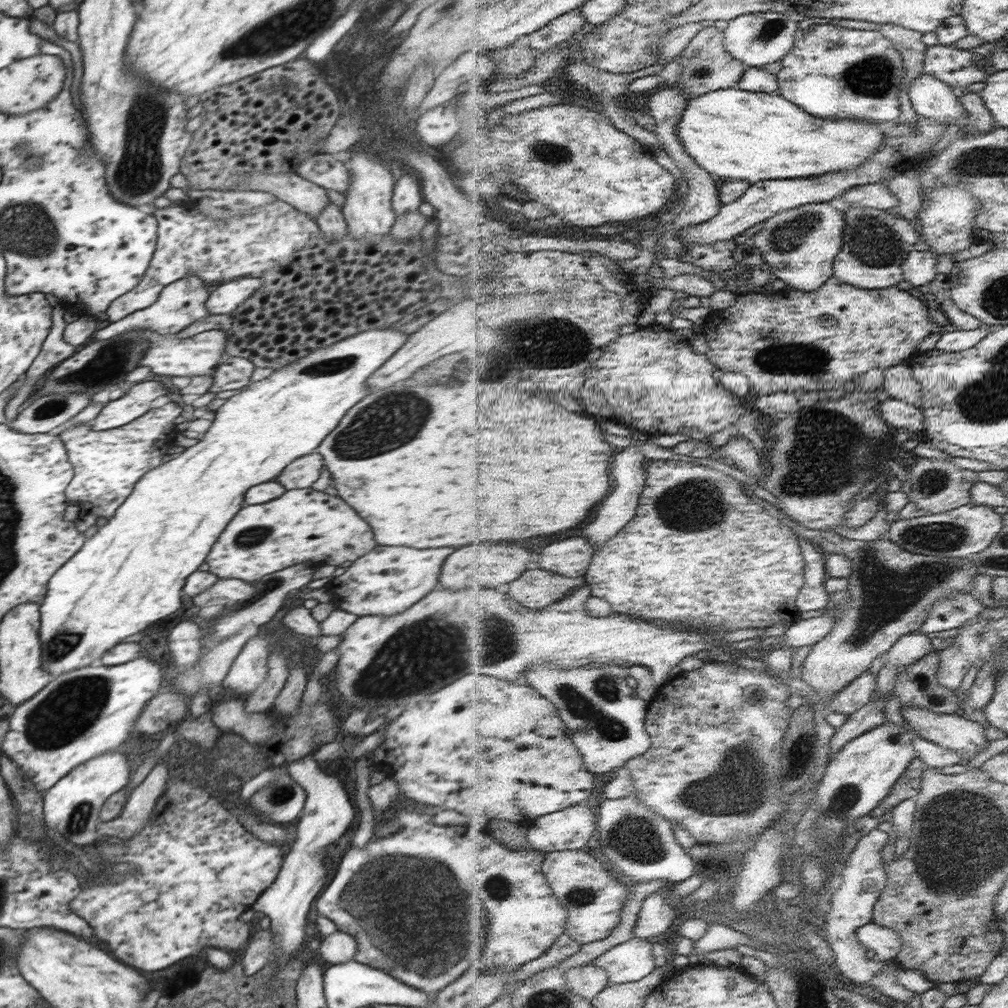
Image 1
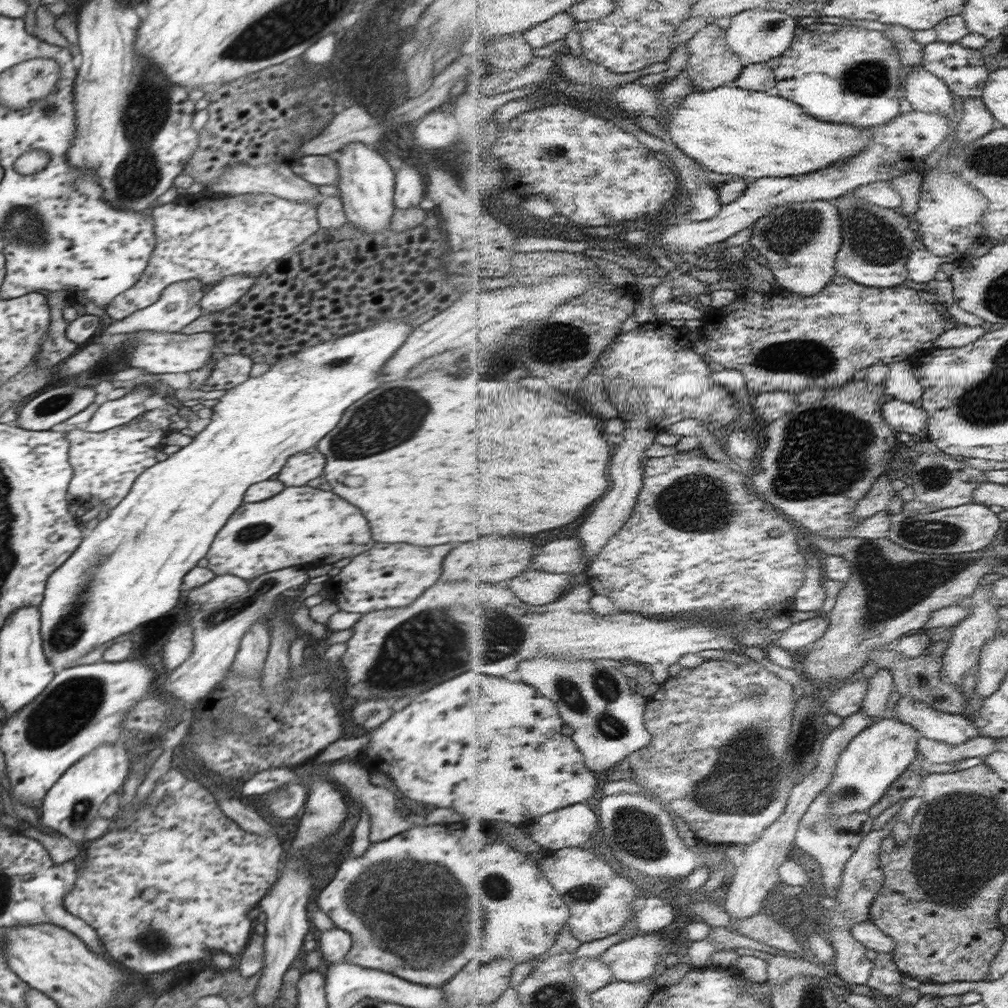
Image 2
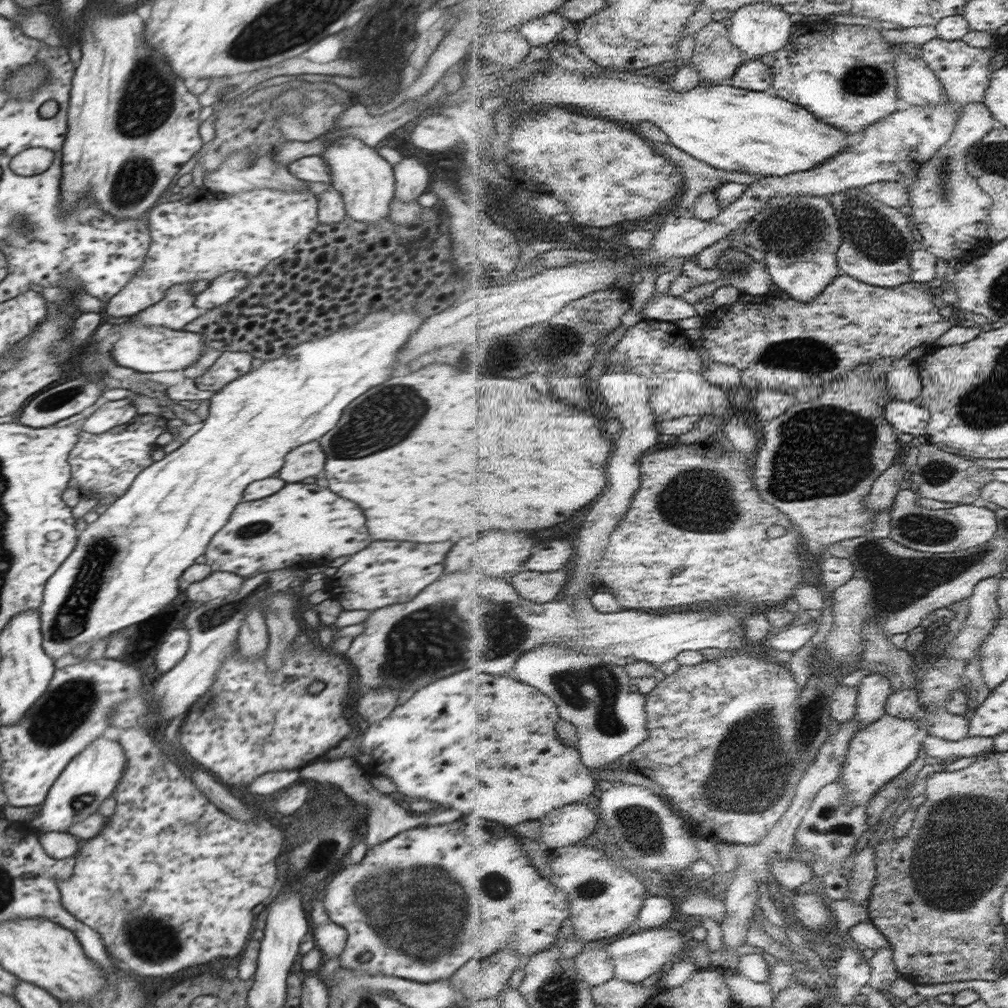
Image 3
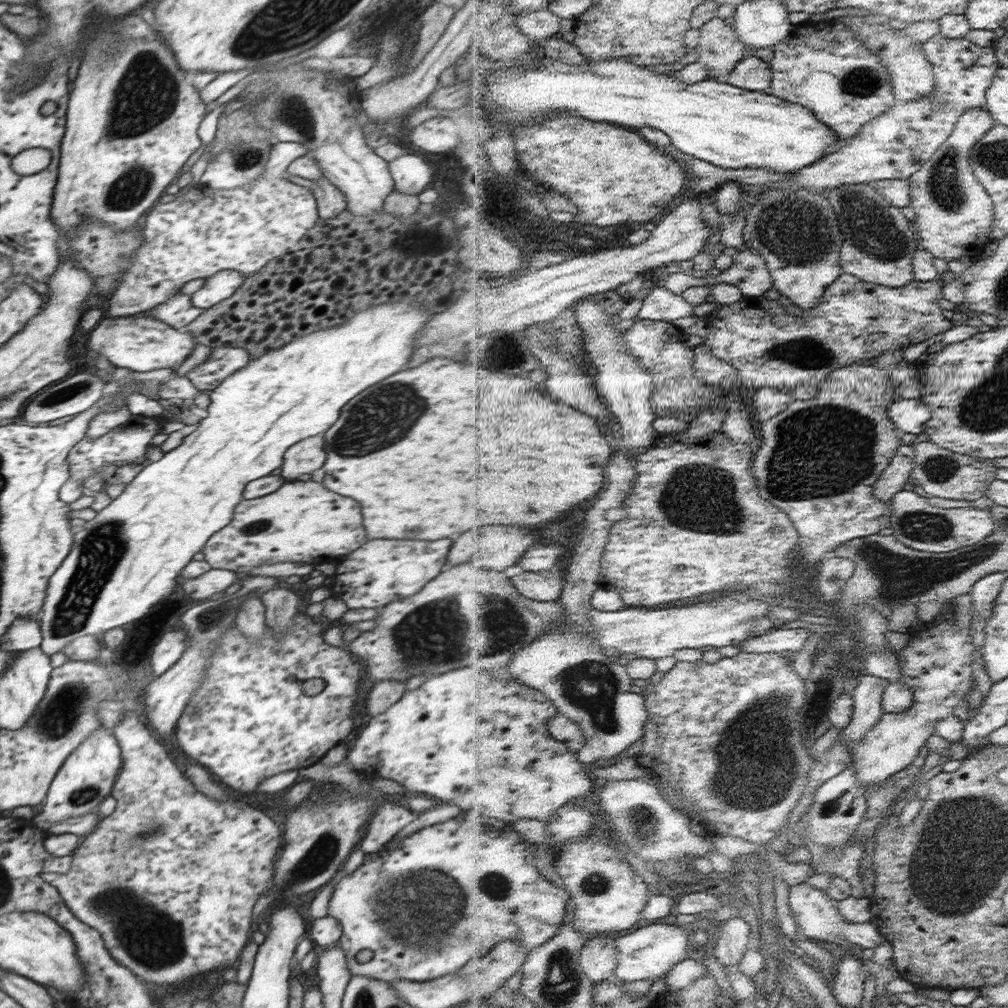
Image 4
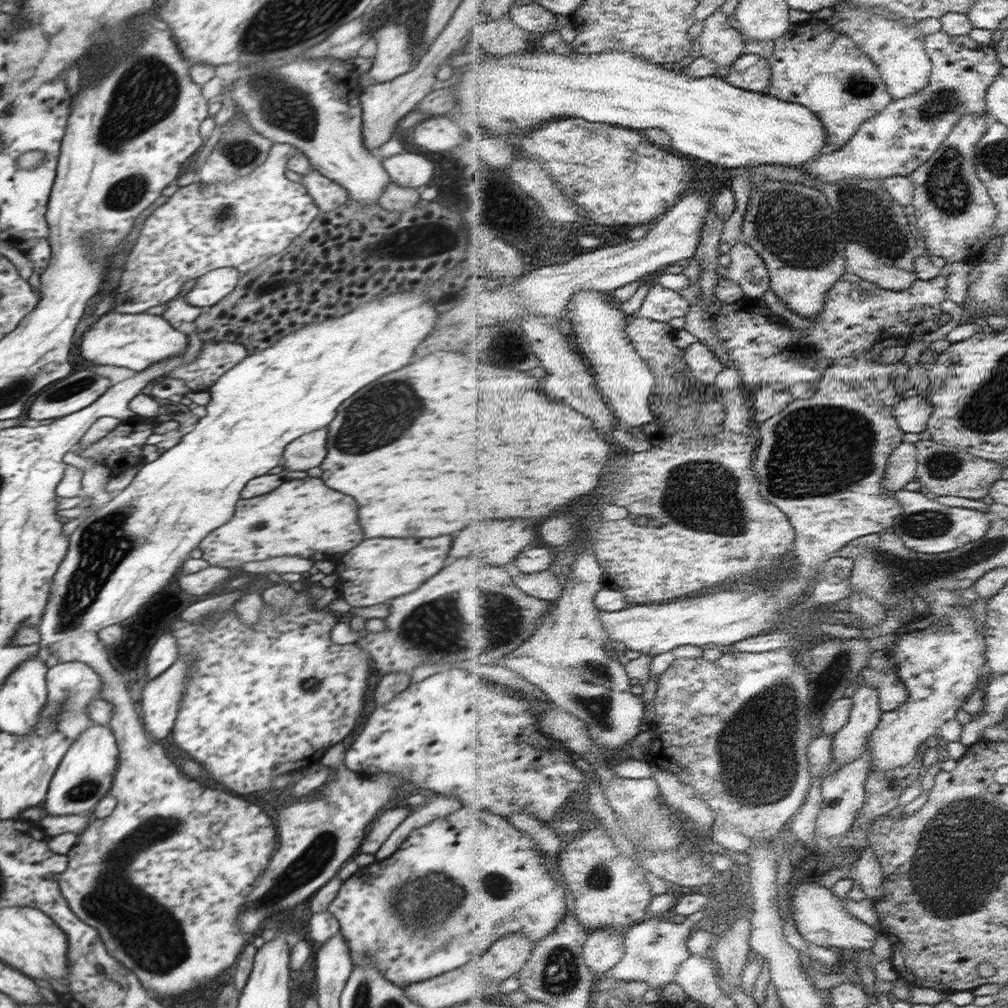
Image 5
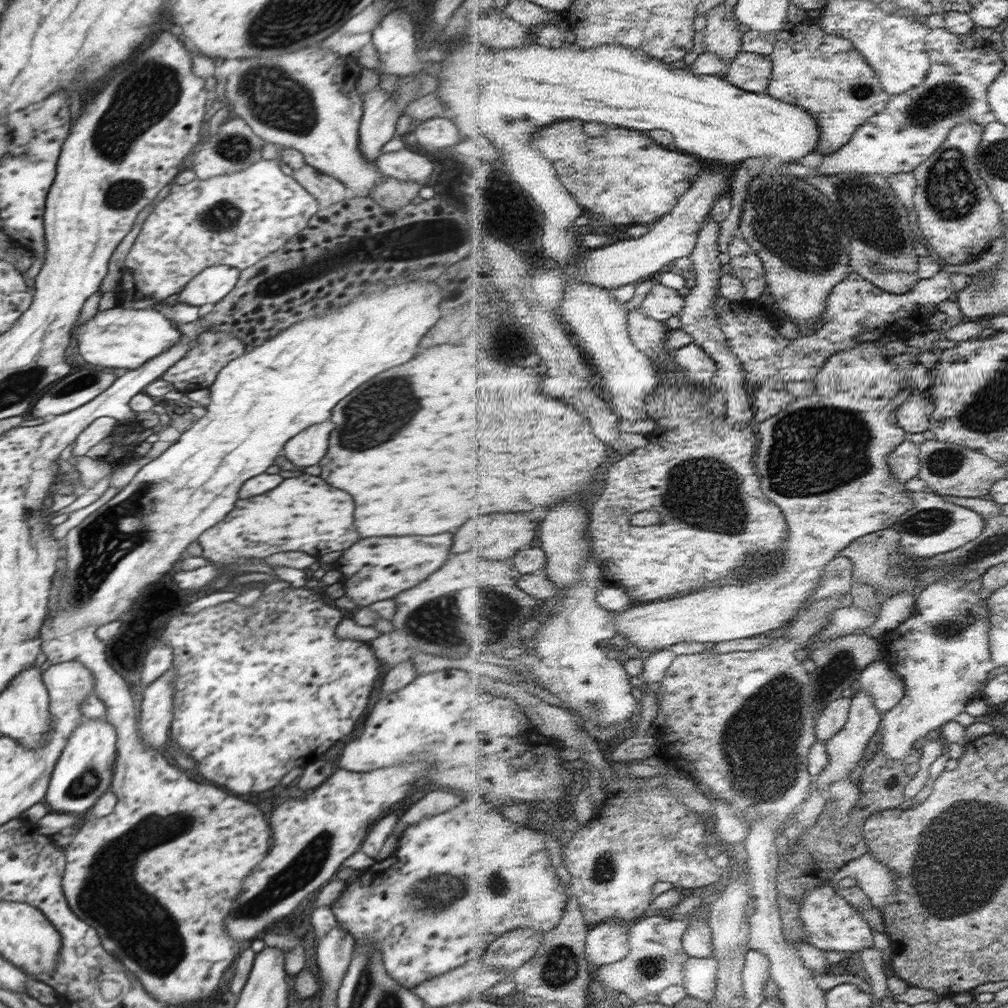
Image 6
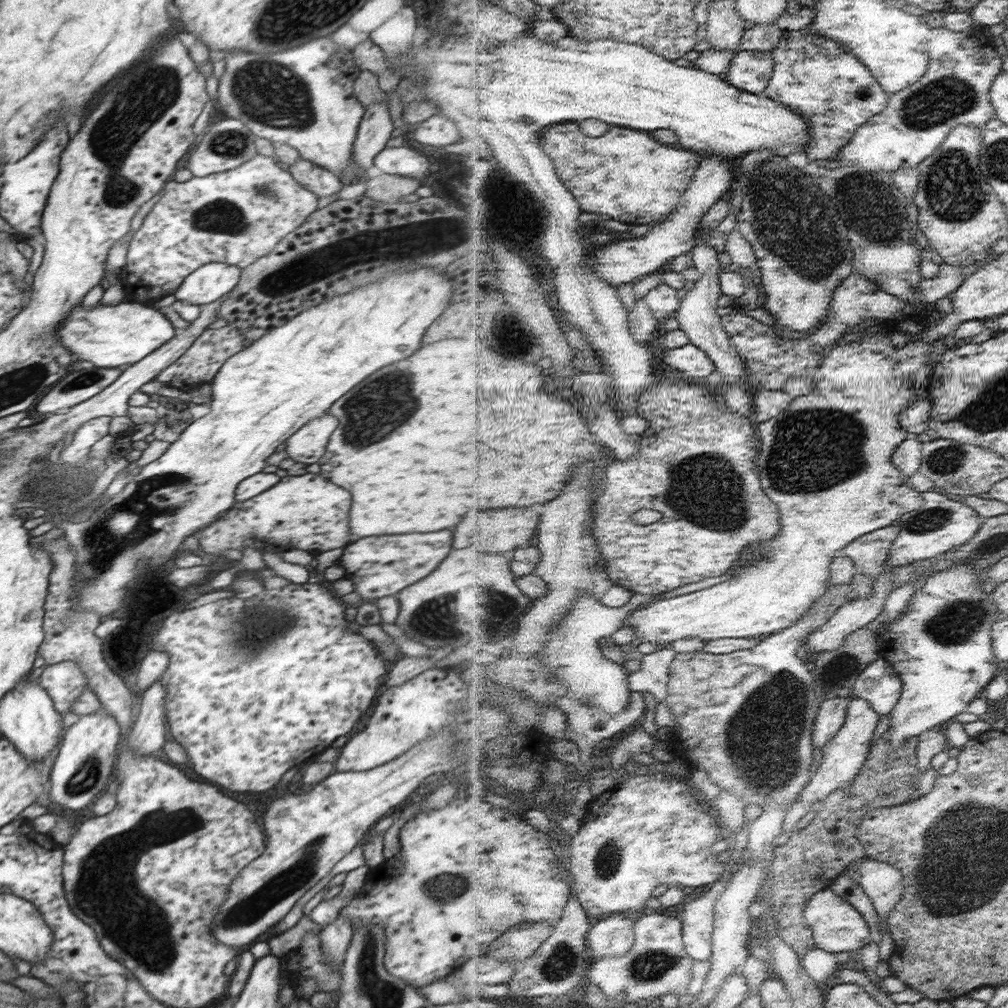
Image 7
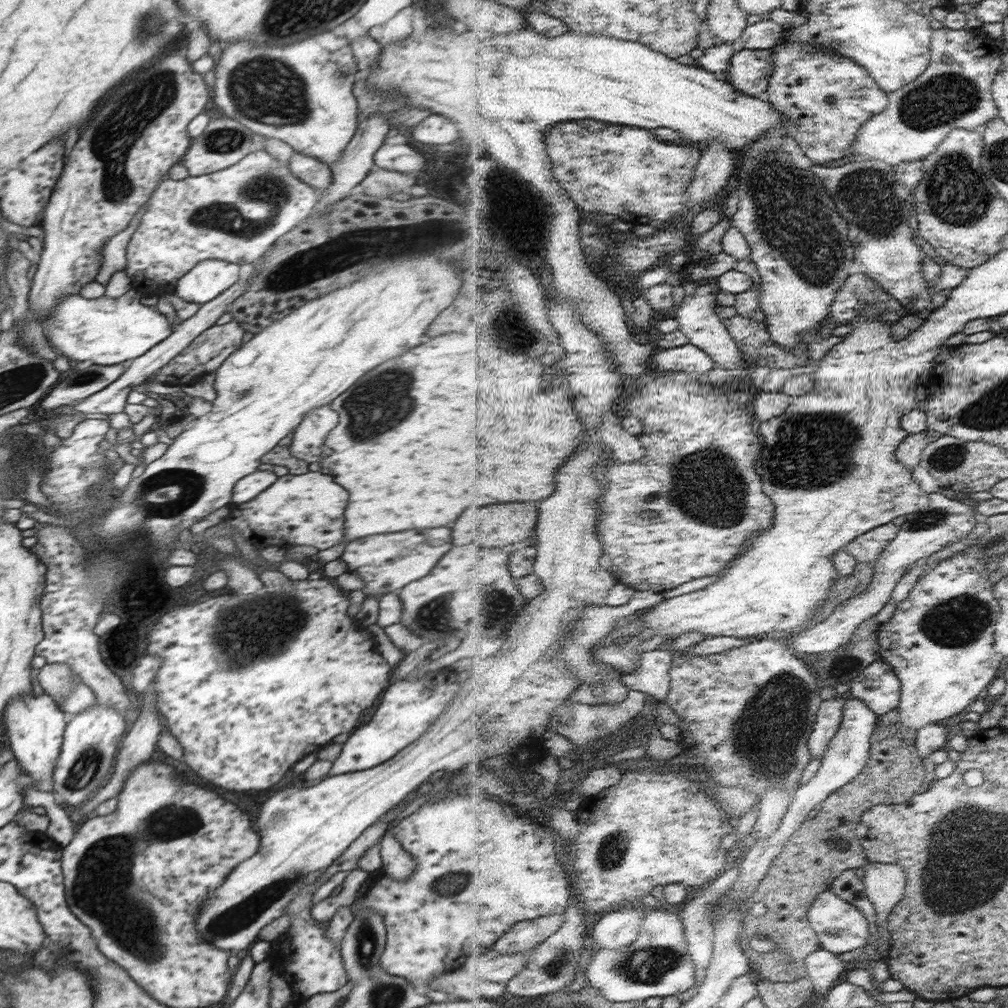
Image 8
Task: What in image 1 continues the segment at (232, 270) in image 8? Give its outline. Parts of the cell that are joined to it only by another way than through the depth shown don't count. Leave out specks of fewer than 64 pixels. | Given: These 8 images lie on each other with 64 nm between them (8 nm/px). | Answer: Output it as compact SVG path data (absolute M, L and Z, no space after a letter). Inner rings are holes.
M235 278L230 281L222 281L218 289L209 293L206 308L211 314L234 312L262 284L264 284L262 278L238 278L238 280Z

